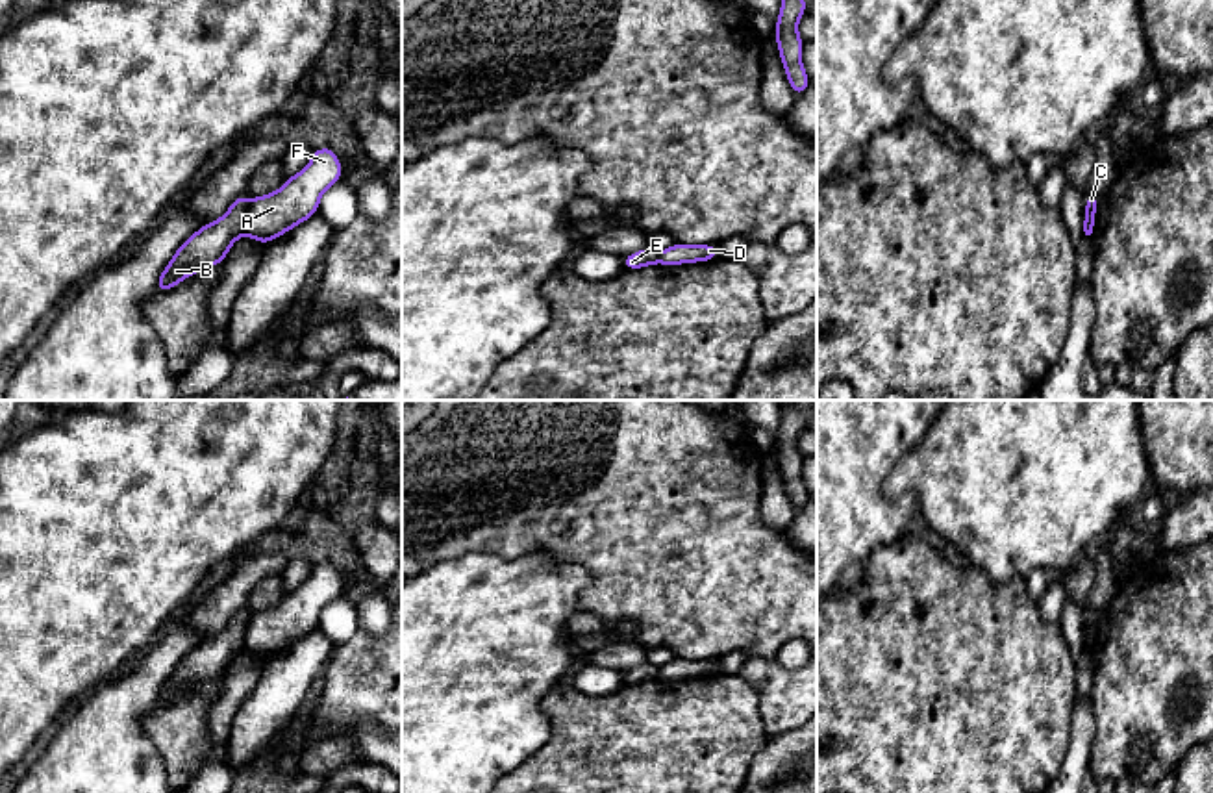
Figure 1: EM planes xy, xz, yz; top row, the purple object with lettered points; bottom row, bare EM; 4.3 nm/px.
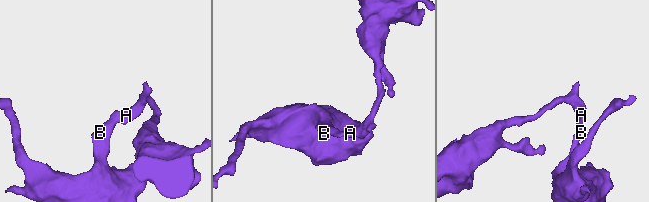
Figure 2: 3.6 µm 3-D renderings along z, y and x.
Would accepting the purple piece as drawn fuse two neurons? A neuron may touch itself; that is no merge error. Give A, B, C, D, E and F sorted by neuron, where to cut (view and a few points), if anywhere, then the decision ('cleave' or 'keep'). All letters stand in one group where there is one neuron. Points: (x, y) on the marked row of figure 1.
A D F / B C E; cut in xy along (250, 202), (245, 213), (243, 234); cleave

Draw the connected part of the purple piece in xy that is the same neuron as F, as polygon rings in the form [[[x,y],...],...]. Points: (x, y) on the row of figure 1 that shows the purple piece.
[[[330,146],[313,152],[309,163],[274,191],[252,198],[244,235],[267,245],[319,213],[320,196],[343,178],[343,163]]]

